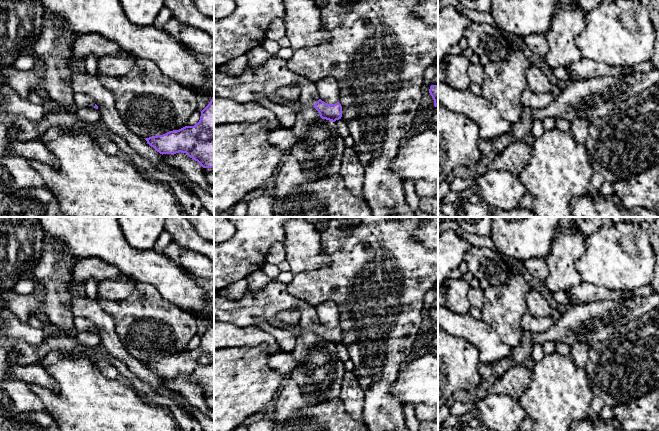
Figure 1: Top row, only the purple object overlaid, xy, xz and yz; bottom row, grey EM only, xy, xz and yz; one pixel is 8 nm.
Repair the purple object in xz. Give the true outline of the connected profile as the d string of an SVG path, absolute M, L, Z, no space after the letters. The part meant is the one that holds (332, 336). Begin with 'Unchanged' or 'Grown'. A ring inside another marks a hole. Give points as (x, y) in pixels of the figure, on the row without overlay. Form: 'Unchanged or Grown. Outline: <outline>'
Grown. Outline: M273 281L255 294L245 291L240 300L214 297L214 320L236 327L258 327L259 322L275 322L281 312L289 309L299 311L300 327L313 330L322 343L332 346L341 343L341 328L322 325L316 308L289 295L283 283Z

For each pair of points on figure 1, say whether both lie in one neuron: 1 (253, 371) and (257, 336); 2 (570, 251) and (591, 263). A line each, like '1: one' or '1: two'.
1: two
2: two

